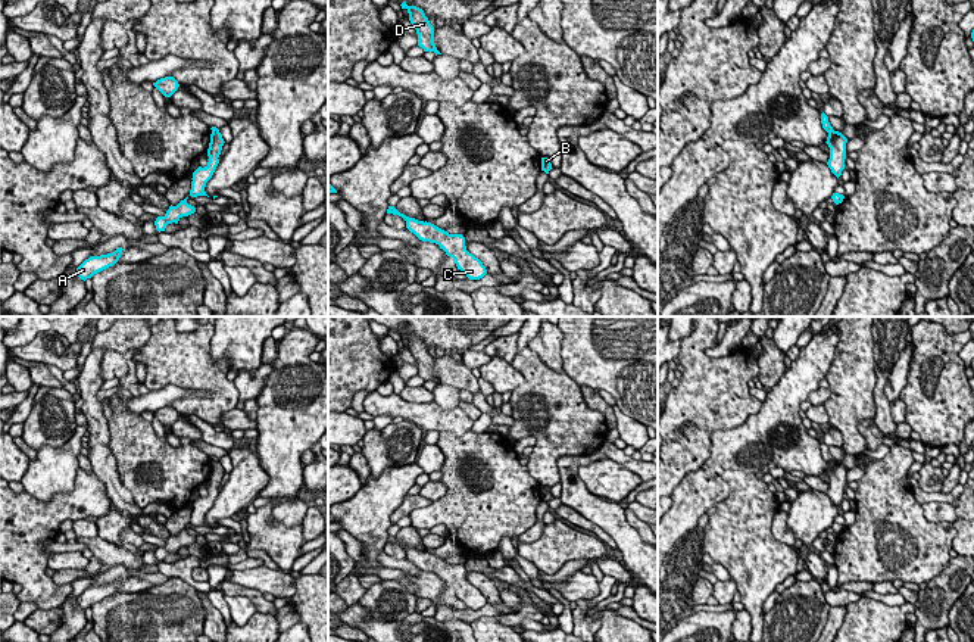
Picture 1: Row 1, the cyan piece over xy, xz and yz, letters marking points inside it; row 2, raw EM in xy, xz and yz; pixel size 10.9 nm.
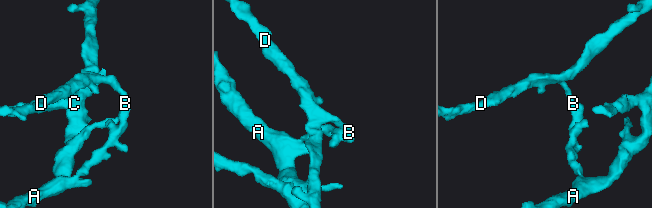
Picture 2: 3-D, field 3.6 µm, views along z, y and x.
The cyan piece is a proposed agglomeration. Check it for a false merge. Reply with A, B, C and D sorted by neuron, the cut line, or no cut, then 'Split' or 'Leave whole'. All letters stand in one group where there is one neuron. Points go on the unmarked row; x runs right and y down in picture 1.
Groups: A B C / D. Split along yz (833, 460), (829, 463). Split

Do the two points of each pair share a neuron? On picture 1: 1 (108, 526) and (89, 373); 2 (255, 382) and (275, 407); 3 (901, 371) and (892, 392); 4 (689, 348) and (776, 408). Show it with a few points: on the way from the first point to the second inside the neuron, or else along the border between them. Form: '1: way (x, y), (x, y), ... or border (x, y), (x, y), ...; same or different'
1: border (112, 505), (133, 520); different
2: border (271, 364), (271, 373), (255, 398); different
3: way (899, 376), (893, 387); same
4: border (762, 402), (755, 413), (736, 426); different

